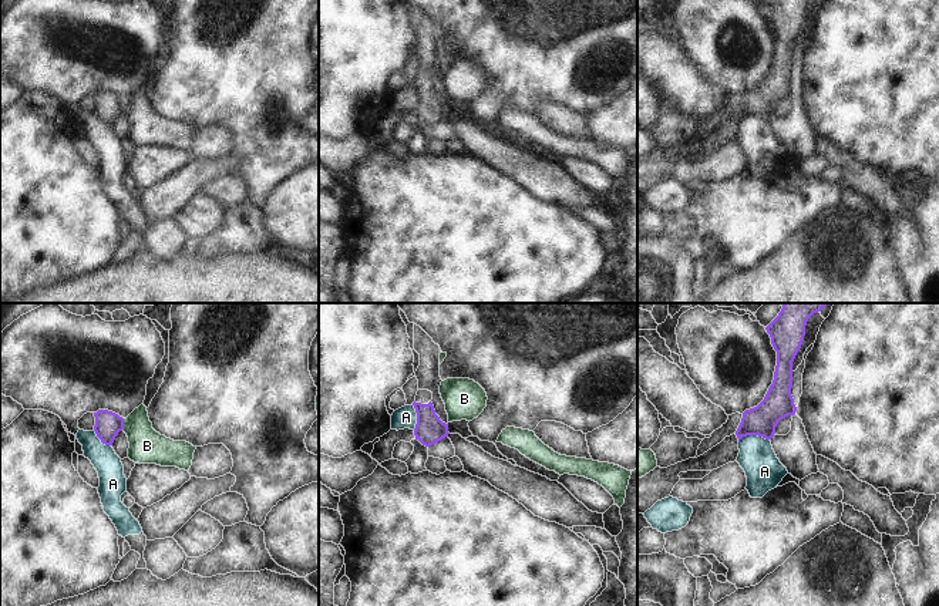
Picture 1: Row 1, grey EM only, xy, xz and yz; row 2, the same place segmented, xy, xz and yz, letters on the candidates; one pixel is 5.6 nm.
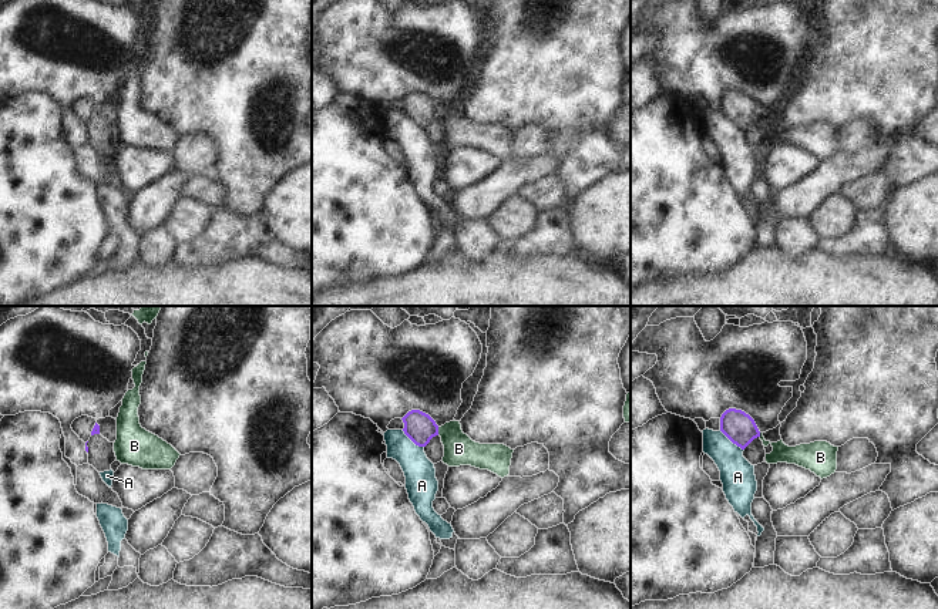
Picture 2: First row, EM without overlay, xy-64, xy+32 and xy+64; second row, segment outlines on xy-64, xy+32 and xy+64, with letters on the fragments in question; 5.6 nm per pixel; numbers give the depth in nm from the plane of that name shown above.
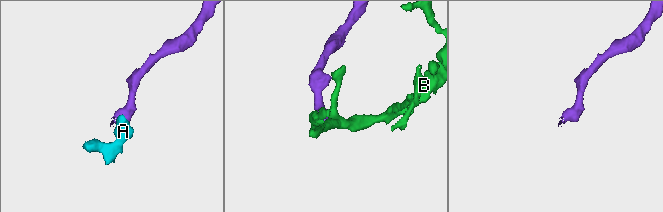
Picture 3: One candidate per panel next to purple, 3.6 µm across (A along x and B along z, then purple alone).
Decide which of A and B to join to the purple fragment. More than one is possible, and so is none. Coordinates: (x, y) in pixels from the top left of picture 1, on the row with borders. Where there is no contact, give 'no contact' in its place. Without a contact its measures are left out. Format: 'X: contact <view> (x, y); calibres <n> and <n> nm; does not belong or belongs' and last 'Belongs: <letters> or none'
A: contact yz (753, 434); calibres 170 and 200 nm; does not belong
B: contact xy (123, 424); calibres 150 and 200 nm; does not belong
Belongs: none

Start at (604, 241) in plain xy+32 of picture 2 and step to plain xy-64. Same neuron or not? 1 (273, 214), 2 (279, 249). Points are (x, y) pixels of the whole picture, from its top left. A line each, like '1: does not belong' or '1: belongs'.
1: belongs
2: does not belong

